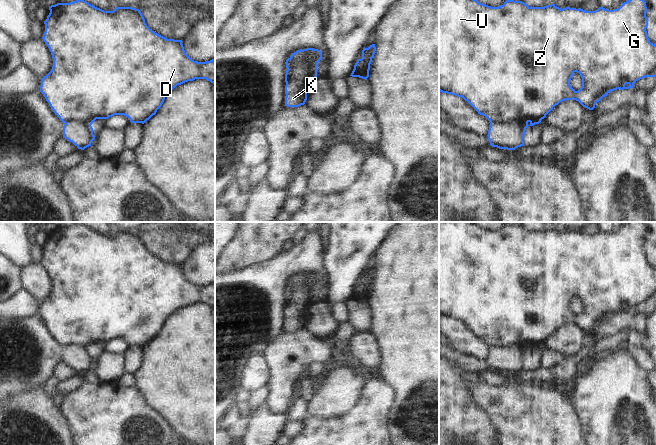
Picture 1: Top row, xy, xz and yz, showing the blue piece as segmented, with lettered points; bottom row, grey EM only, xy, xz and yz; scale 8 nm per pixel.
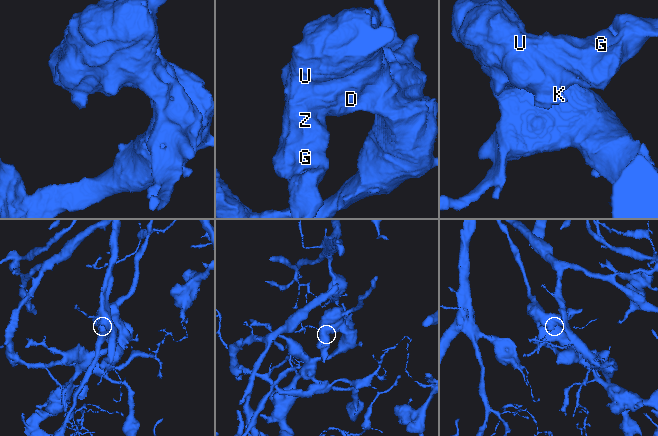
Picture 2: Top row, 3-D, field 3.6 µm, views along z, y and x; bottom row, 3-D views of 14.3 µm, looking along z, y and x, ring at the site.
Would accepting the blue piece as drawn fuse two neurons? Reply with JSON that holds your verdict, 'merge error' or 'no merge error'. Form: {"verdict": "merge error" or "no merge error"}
{"verdict": "merge error"}

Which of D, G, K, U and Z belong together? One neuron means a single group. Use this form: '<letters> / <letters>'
D G U Z / K

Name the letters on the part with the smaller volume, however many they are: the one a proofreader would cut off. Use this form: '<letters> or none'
K

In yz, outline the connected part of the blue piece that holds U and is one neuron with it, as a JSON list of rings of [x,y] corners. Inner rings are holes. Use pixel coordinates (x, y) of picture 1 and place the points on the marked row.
[[[439,0],[439,91],[462,97],[480,115],[485,116],[490,123],[532,122],[540,121],[554,106],[565,100],[576,100],[583,107],[593,110],[597,102],[611,91],[633,88],[634,83],[645,77],[656,77],[656,45],[651,43],[646,28],[647,7],[644,0],[628,0],[613,10],[599,7],[595,11],[585,11],[581,8],[559,8],[555,4],[544,7],[529,7],[522,1],[506,0],[503,5],[491,7],[477,0]],[[577,72],[582,78],[582,87],[575,91],[570,86],[573,74]]]

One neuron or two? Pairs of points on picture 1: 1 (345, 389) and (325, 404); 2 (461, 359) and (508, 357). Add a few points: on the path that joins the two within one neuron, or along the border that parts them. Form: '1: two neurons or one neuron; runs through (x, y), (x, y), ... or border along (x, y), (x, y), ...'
1: one neuron; runs through (340, 393), (330, 401)
2: one neuron; runs through (473, 363), (492, 363), (496, 361)

